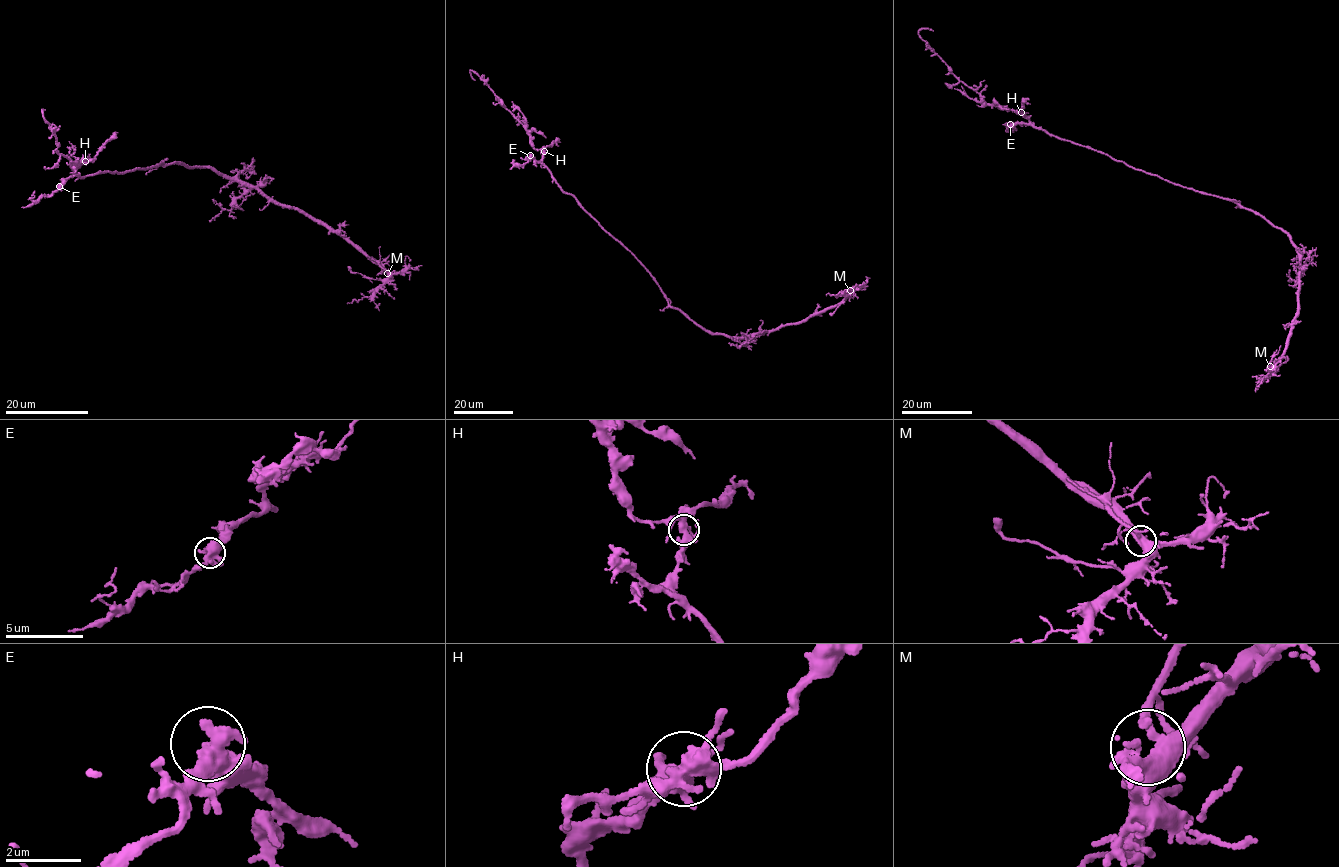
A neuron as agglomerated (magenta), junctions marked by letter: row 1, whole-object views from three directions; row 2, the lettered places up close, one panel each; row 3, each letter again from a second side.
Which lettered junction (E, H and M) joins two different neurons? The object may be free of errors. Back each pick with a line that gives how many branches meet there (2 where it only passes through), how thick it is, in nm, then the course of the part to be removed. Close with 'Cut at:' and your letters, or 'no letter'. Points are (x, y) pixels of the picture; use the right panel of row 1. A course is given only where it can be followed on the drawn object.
H: 5 branches meet; 400 nm thick; foreign part runs (1021, 113), (989, 105), (955, 76), (918, 33), (925, 29), (933, 31)
Cut at: H

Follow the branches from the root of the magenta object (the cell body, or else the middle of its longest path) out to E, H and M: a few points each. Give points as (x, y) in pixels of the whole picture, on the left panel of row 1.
E: (154, 167), (123, 174), (100, 172), (83, 178), (74, 175), (63, 180), (59, 186)
H: (154, 167), (123, 174), (100, 172), (83, 178), (74, 171), (85, 161)
M: (154, 167), (175, 161), (211, 166), (256, 186), (338, 231), (387, 273)

